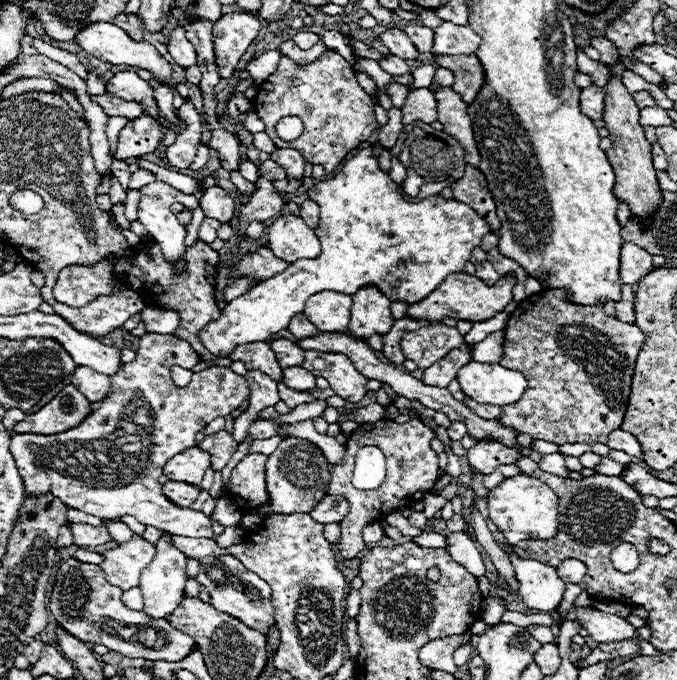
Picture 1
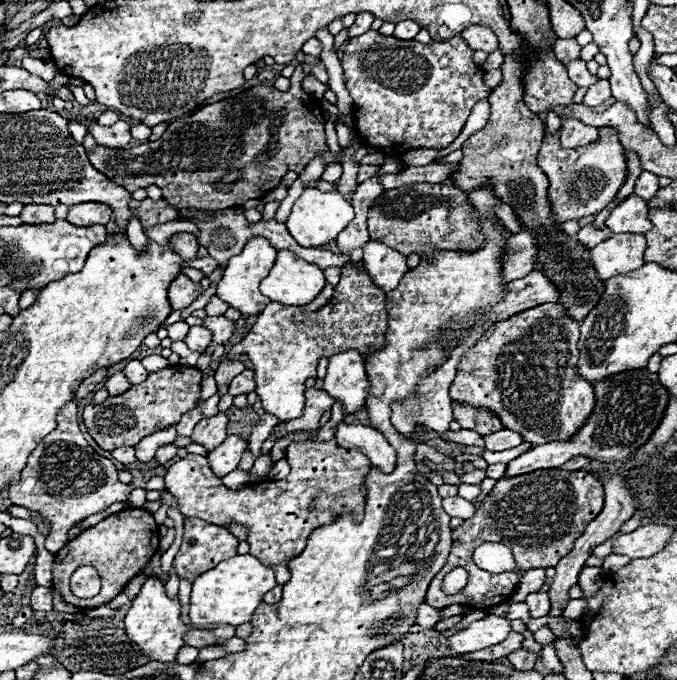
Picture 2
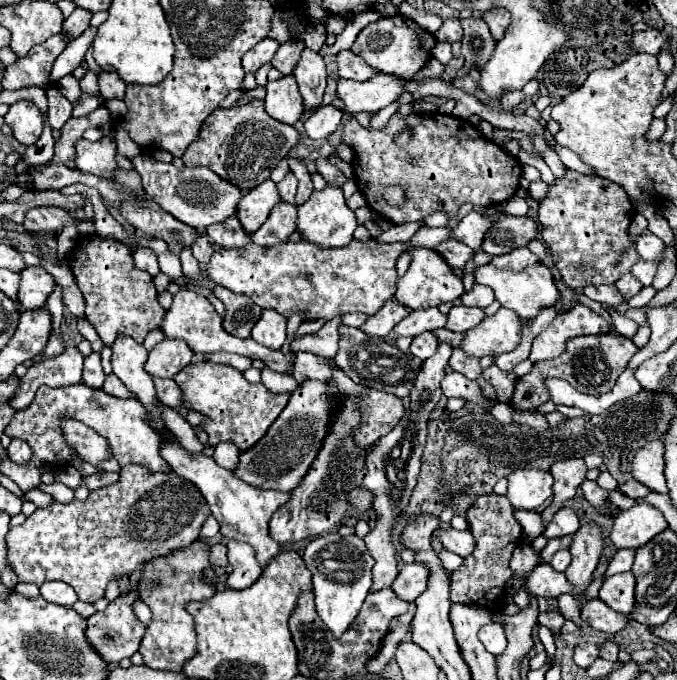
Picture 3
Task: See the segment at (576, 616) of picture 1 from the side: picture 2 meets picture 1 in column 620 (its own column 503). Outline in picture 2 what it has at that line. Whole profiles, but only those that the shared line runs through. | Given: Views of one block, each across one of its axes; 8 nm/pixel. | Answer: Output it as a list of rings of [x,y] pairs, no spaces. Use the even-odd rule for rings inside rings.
[[[486,616],[480,620],[470,622],[466,628],[460,632],[452,634],[446,638],[448,648],[454,654],[466,654],[466,652],[476,652],[494,644],[500,644],[508,632],[510,632],[510,620],[500,618],[500,616]]]

